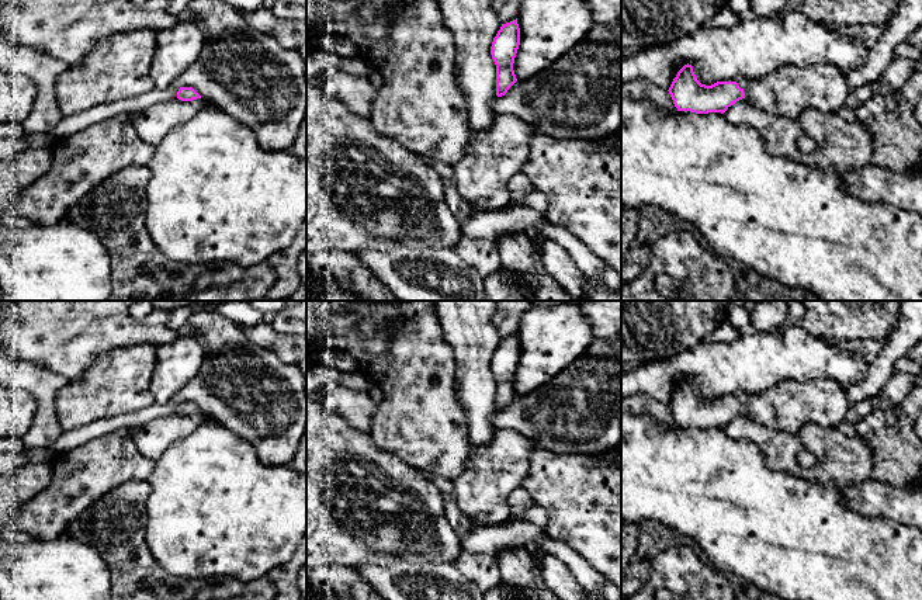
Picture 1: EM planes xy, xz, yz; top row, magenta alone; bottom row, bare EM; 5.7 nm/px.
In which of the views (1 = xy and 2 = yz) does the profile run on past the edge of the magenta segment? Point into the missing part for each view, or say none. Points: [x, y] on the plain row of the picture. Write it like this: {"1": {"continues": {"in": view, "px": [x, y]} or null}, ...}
{"1": {"continues": null}, "2": {"continues": {"in": "yz", "px": [787, 406]}}}

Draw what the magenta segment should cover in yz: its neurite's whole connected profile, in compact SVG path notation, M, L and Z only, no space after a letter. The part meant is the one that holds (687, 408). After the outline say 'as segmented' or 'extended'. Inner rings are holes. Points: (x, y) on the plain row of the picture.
M687 378L668 406L677 426L724 429L732 419L746 413L752 420L791 436L797 436L805 424L836 429L850 413L845 388L831 379L783 381L751 395L744 405L736 396L701 399Z; extended

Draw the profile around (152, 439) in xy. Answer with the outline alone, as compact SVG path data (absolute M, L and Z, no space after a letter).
M176 412L135 427L132 438L138 451L155 462L174 441L195 431L205 419L202 413L181 416Z

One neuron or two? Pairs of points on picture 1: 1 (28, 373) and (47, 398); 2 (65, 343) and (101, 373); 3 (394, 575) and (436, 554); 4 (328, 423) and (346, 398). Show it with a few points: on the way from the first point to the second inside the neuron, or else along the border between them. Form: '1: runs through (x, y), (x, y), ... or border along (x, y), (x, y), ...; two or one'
1: runs through (34, 378), (44, 388), (44, 392); one
2: border along (120, 346), (103, 351), (80, 374), (69, 381); two
3: border along (450, 564), (391, 564), (384, 566); two
4: border along (325, 387), (323, 403), (350, 426), (363, 432); two

